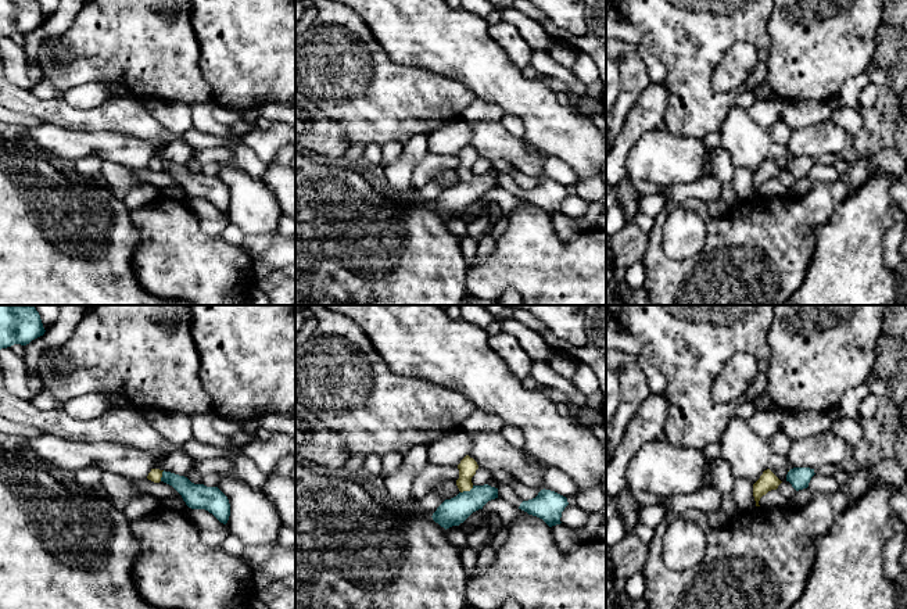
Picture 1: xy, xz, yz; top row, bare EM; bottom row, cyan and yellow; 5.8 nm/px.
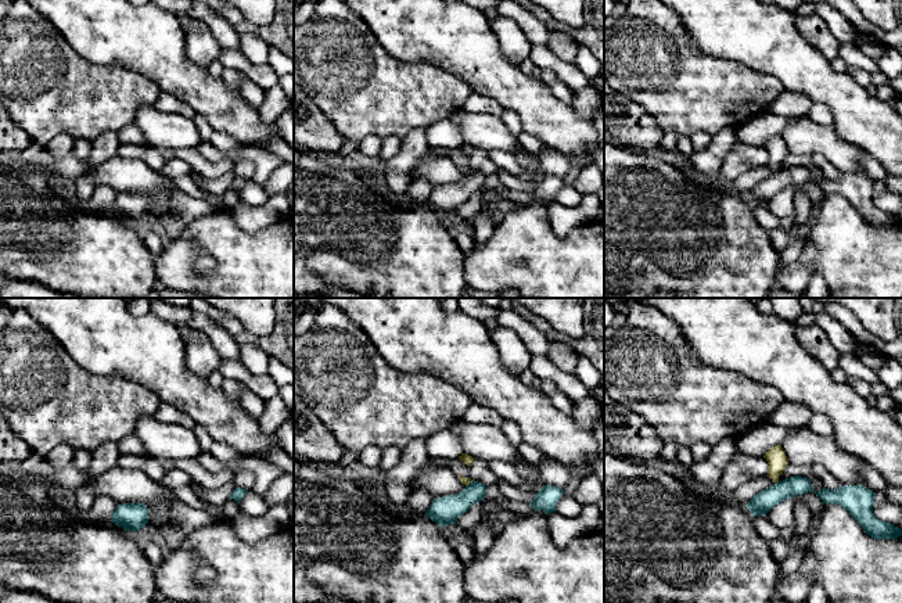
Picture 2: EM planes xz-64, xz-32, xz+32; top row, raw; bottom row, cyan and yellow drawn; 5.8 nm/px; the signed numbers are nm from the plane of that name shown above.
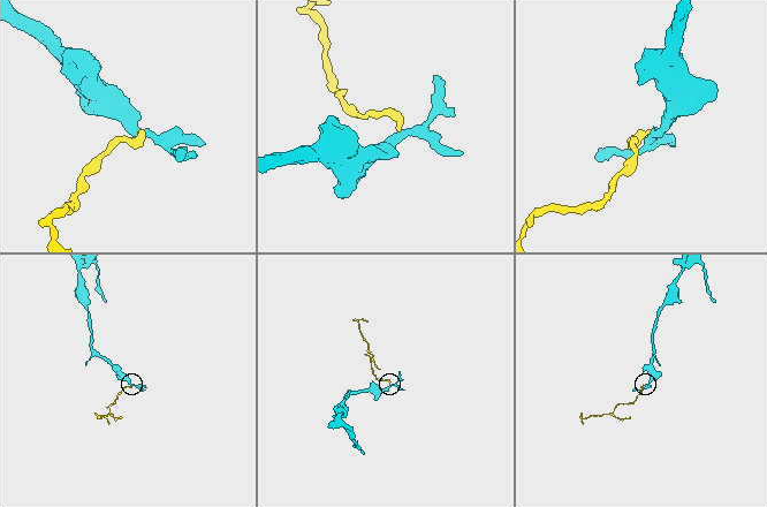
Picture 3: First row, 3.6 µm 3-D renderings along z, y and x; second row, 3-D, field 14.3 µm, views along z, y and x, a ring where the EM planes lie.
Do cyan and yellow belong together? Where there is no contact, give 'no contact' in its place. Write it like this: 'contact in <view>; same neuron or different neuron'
contact in xz; different neuron

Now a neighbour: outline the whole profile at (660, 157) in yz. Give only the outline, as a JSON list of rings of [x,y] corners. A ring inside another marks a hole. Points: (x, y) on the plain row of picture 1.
[[[662,126],[632,146],[625,169],[631,182],[689,185],[702,178],[709,157],[702,139],[675,136]]]

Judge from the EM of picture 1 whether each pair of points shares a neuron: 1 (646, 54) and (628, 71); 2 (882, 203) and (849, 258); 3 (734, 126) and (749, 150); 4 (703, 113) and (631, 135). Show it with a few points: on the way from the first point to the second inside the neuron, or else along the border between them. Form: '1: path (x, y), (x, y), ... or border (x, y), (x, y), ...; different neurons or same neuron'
1: border (635, 47), (646, 67), (651, 82); different neurons
2: path (868, 217), (854, 230), (850, 244); same neuron
3: path (739, 132), (748, 144); same neuron
4: border (669, 93), (663, 126); different neurons

